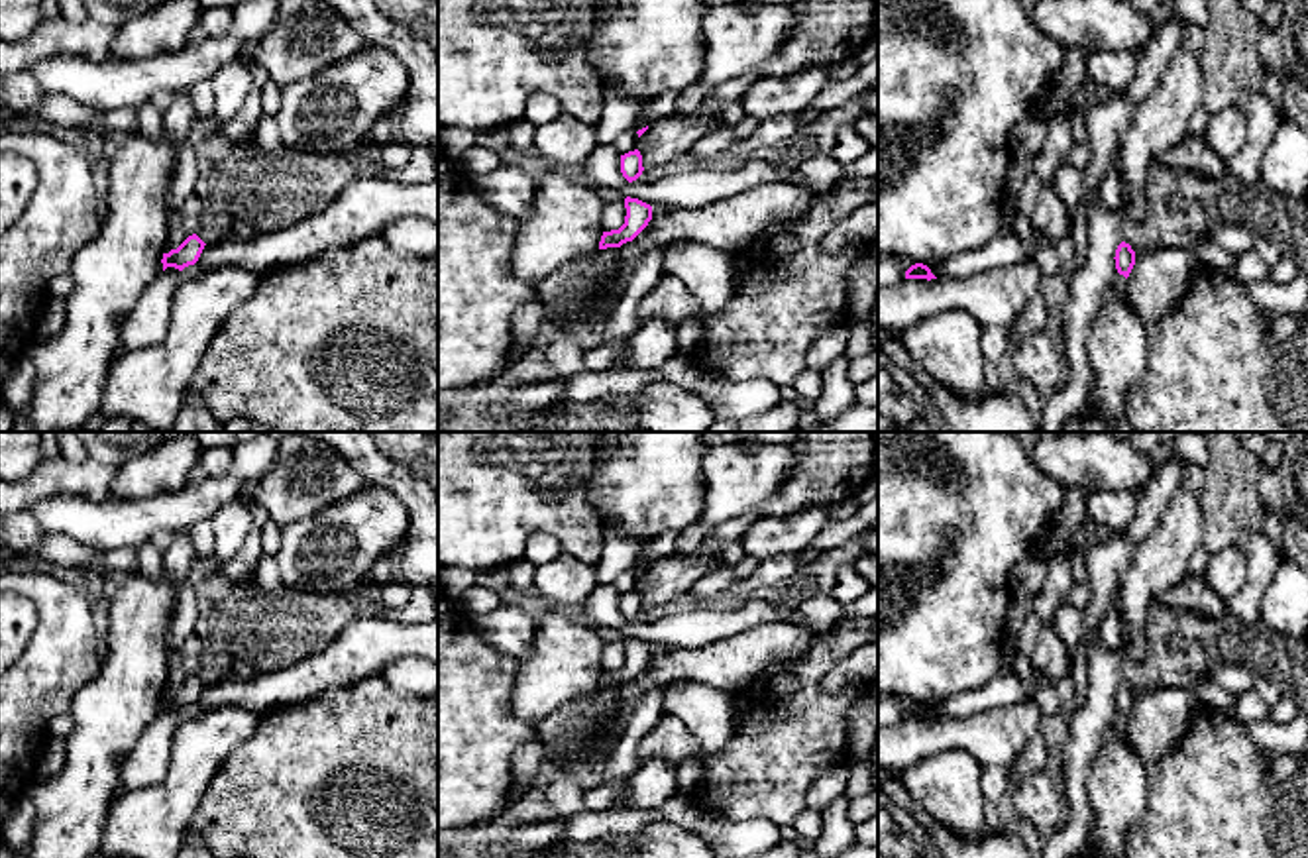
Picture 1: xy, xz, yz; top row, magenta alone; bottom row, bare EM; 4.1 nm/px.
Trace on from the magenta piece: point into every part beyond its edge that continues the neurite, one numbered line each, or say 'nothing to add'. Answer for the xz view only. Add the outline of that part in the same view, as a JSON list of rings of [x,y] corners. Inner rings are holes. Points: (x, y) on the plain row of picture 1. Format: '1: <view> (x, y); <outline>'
nothing to add

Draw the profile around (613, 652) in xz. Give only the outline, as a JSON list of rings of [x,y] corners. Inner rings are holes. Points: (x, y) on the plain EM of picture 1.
[[[605,642],[603,646],[603,670],[619,670],[625,664],[627,648],[625,642]]]

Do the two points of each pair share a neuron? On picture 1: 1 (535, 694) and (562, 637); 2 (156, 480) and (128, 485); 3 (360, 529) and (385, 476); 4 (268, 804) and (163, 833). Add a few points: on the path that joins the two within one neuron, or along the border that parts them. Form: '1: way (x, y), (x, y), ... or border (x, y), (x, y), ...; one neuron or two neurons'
1: way (546, 680), (562, 664), (562, 650); one neuron
2: way (150, 480), (134, 480); one neuron
3: border (368, 483), (385, 487), (403, 505), (409, 521); two neurons
4: border (209, 786), (181, 837); two neurons

